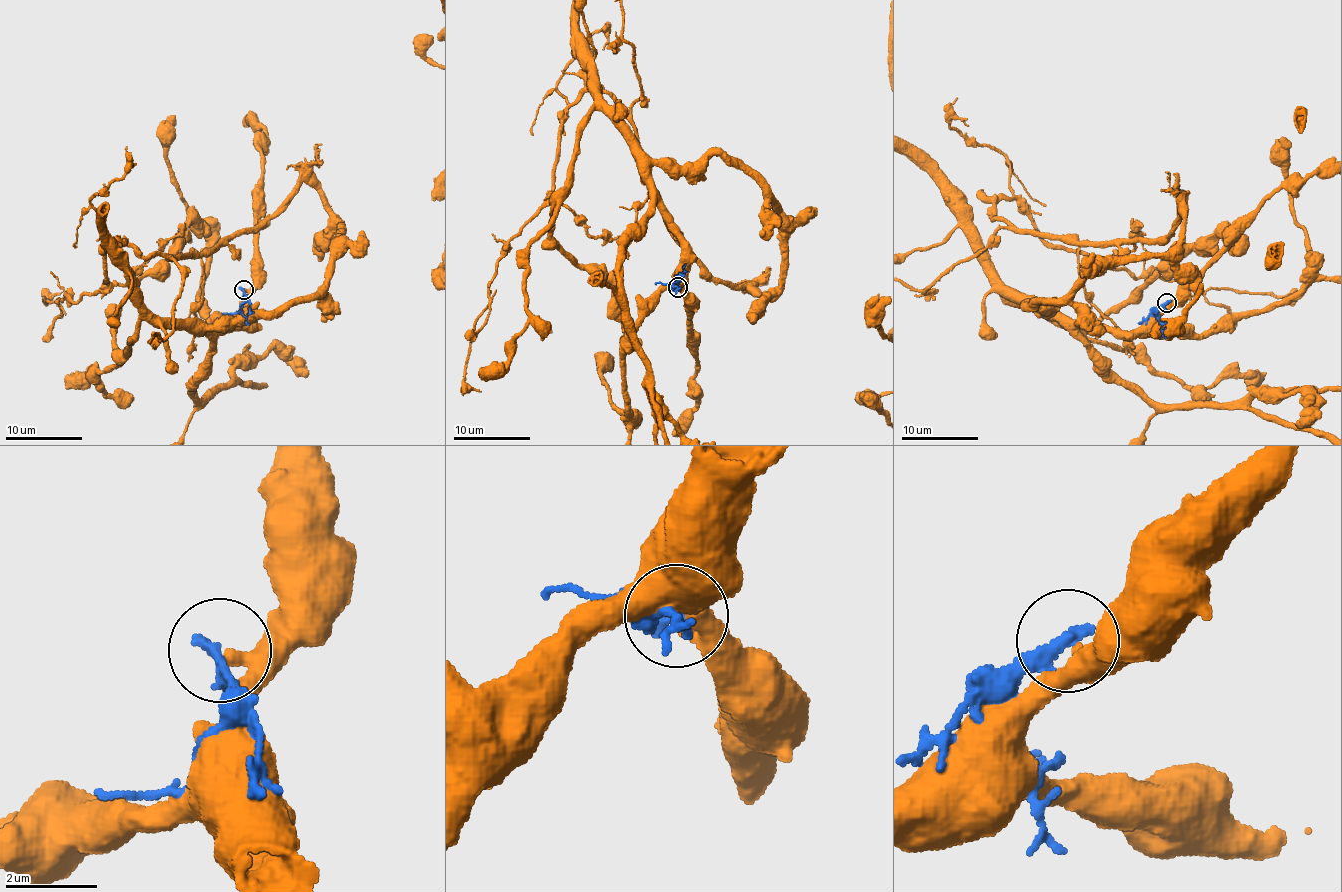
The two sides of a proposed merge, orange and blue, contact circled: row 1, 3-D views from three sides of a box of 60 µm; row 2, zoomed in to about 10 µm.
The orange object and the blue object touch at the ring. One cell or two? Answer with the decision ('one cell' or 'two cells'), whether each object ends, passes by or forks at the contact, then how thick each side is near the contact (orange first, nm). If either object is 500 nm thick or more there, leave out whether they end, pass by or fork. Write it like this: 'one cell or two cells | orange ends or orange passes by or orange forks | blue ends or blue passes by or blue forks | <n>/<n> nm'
two cells | orange passes by | blue ends | 280/320 nm

